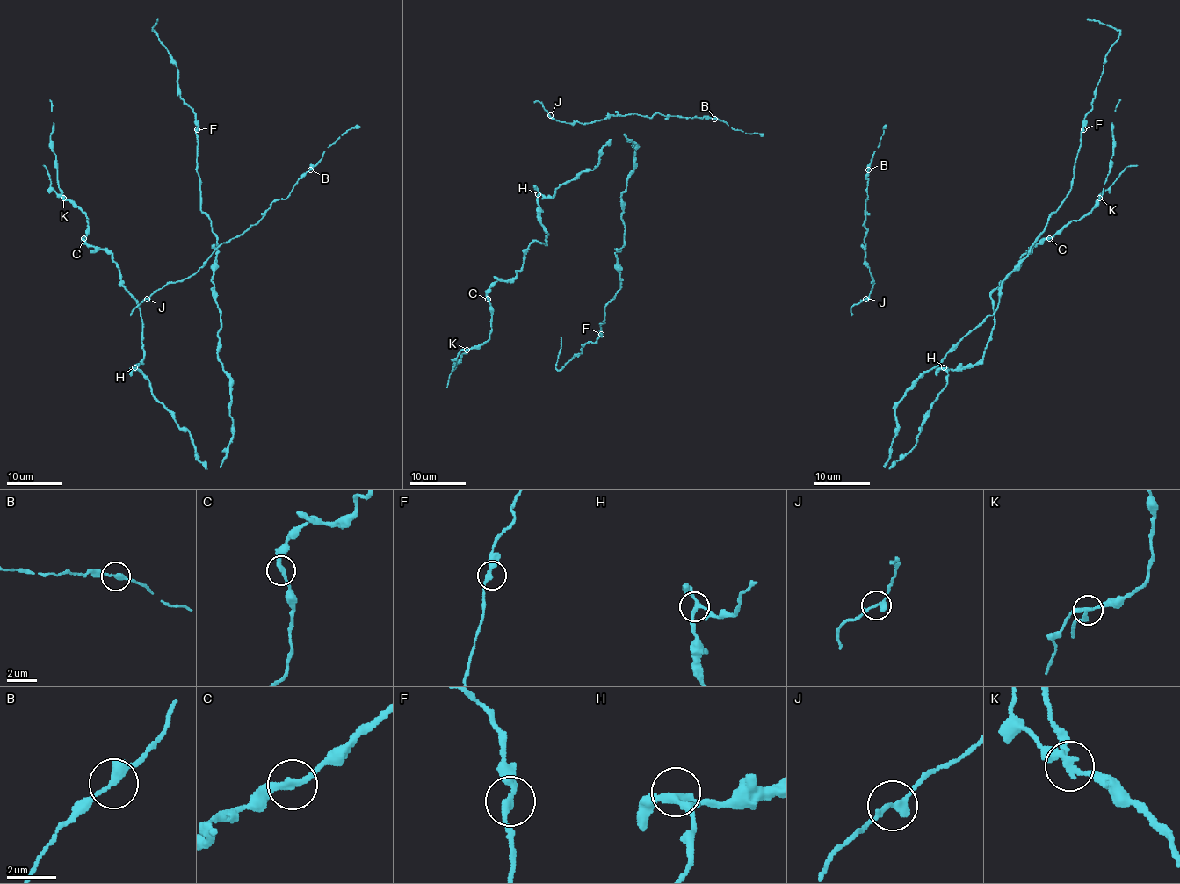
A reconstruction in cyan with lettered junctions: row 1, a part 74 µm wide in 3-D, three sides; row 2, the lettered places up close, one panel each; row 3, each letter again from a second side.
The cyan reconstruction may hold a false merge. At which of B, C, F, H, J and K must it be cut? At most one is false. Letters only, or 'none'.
K

